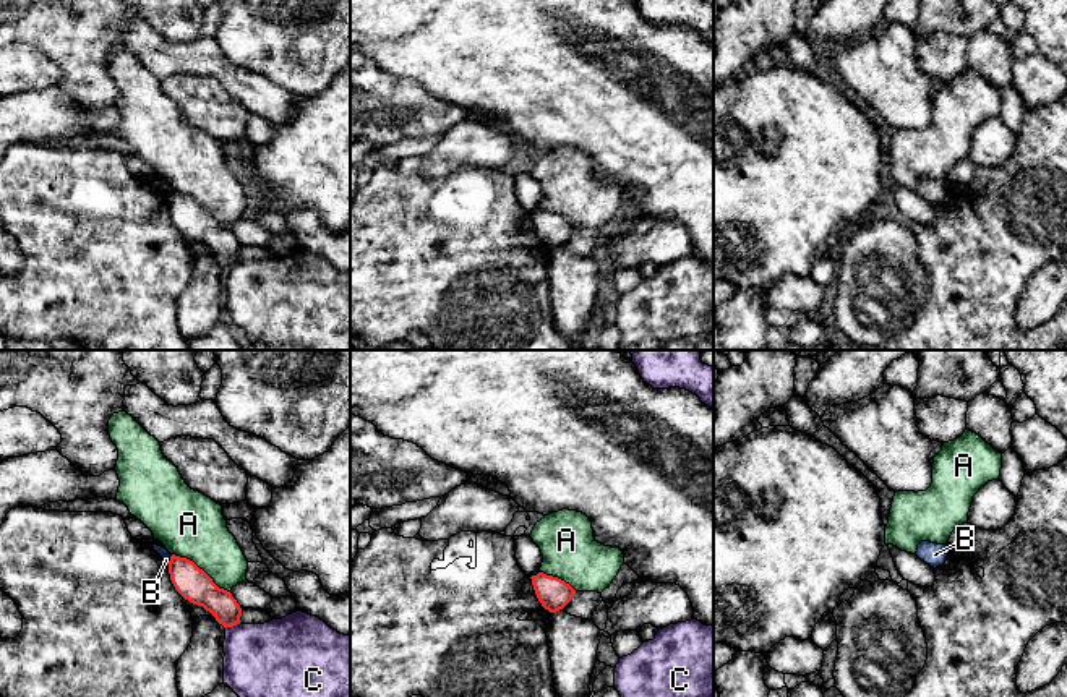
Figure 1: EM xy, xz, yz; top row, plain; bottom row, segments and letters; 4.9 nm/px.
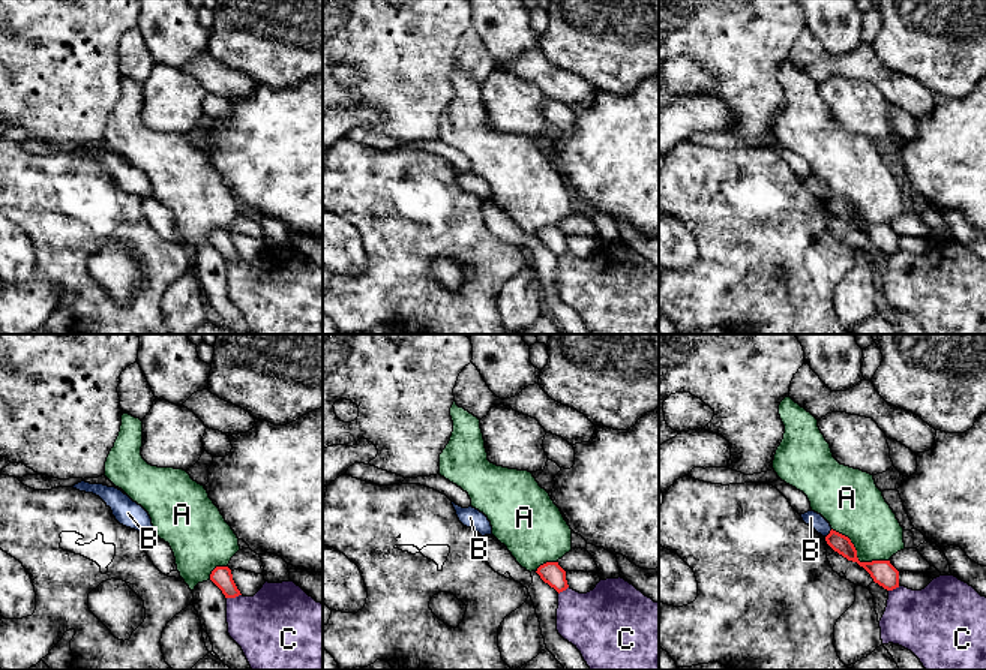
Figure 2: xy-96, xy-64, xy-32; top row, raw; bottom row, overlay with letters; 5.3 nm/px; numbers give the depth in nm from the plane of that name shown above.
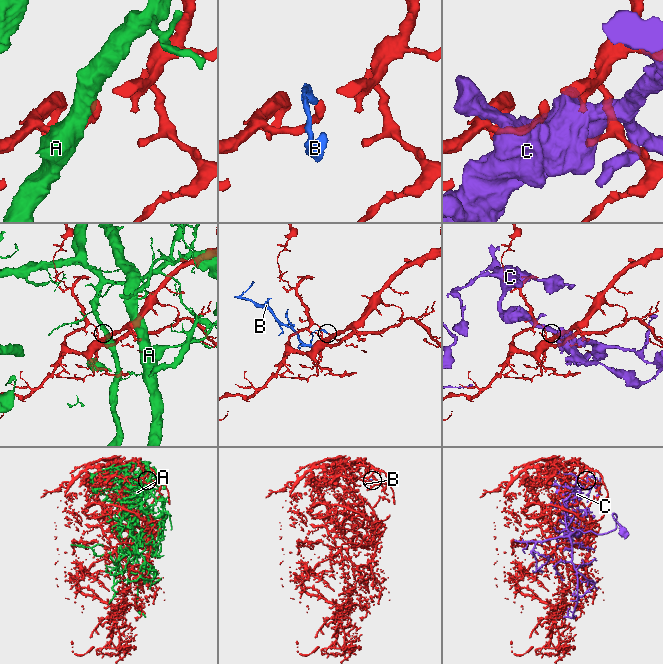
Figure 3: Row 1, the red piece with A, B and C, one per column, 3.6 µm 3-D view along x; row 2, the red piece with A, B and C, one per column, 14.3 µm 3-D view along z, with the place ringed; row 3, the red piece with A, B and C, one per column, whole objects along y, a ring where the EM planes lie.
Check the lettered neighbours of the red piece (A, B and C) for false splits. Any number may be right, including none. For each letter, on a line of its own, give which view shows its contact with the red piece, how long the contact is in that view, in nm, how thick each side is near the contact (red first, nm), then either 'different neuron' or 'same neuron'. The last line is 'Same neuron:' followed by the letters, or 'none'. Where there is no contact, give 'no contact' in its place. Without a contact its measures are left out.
A: meets red in xy; contact 340 nm long; 170 nm thick on the red side, 320 nm on the other; different neuron
B: meets red in xy; contact 50 nm long; 170 nm thick on the red side, 50 nm on the other; different neuron
C: meets red in xy; contact 80 nm long; 160 nm thick on the red side, 360 nm on the other; different neuron
Same neuron: none

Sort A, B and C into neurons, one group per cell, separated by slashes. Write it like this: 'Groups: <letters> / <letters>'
Groups: A / B / C

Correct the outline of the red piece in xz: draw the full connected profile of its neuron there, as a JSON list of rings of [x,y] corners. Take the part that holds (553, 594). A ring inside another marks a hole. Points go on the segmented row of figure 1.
[[[538,572],[530,579],[538,601],[550,613],[563,609],[576,593],[576,590],[564,580],[543,572]]]

